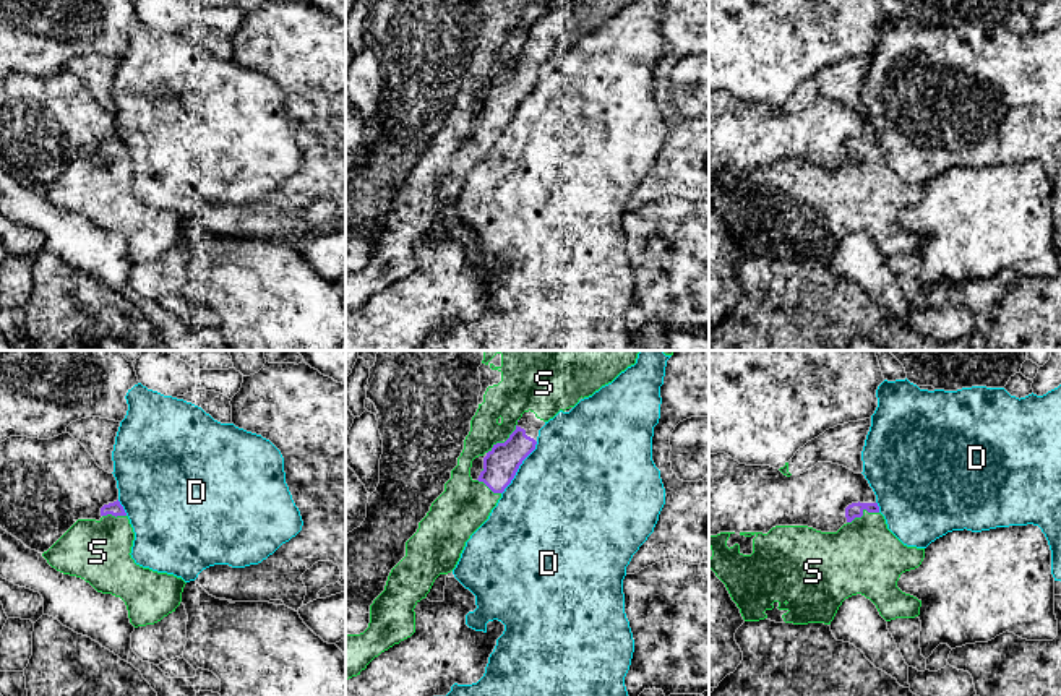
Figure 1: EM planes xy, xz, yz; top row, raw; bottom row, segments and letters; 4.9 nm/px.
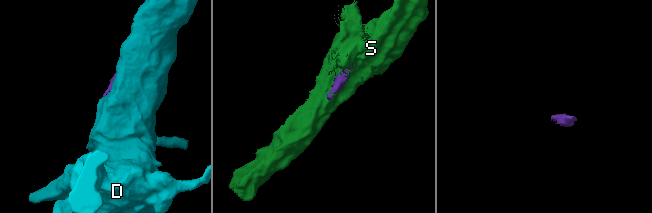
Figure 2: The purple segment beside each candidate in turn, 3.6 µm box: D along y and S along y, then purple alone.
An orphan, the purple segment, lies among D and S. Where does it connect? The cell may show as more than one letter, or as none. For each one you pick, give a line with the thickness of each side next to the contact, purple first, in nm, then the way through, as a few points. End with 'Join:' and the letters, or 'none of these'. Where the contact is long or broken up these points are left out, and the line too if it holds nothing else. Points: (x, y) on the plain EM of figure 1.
S: 170/200 nm
Join: S

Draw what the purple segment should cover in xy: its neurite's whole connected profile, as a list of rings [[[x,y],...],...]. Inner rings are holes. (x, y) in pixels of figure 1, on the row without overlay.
[[[120,141],[101,144],[101,156],[78,156],[42,193],[57,208],[89,219],[97,229],[120,234],[130,260],[161,258],[182,238],[185,217],[143,204],[131,195],[135,169]]]

